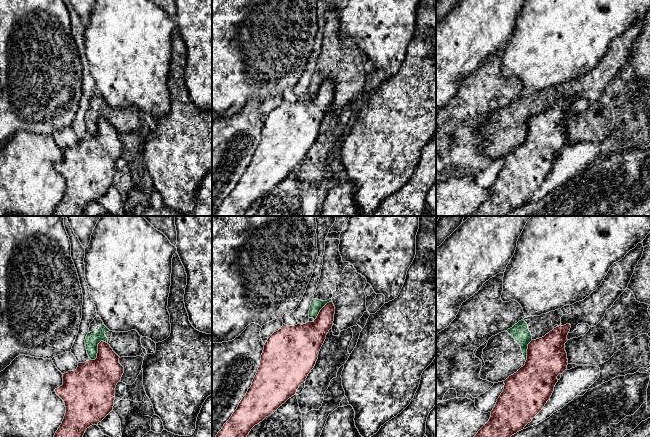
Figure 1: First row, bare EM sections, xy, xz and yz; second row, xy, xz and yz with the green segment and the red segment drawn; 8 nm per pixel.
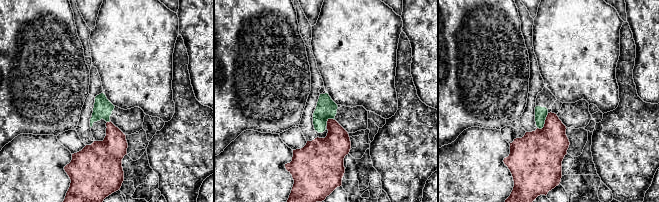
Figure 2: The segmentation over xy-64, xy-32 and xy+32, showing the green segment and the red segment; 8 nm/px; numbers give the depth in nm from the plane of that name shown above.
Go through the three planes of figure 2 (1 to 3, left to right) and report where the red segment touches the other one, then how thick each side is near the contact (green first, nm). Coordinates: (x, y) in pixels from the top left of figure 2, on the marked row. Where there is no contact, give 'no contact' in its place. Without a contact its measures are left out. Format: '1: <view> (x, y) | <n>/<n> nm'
1: xy-64 (108, 121) | 150/220 nm
2: xy-32 (327, 120) | 170/240 nm
3: xy+32 (544, 123) | 100/380 nm

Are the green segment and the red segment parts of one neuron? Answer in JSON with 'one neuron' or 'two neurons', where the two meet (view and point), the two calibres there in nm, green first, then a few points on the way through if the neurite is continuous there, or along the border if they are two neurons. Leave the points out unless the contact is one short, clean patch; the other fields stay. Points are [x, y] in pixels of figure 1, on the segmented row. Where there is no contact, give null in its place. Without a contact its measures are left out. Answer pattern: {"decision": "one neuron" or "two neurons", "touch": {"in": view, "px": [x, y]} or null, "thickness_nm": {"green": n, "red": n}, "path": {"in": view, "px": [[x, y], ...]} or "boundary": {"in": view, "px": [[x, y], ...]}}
{"decision": "two neurons", "touch": {"in": "xy", "px": [97, 350]}, "thickness_nm": {"green": 120, "red": 340}, "boundary": {"in": "xy", "px": [[105, 341], [101, 341], [98, 344], [97, 356], [91, 360]]}}

